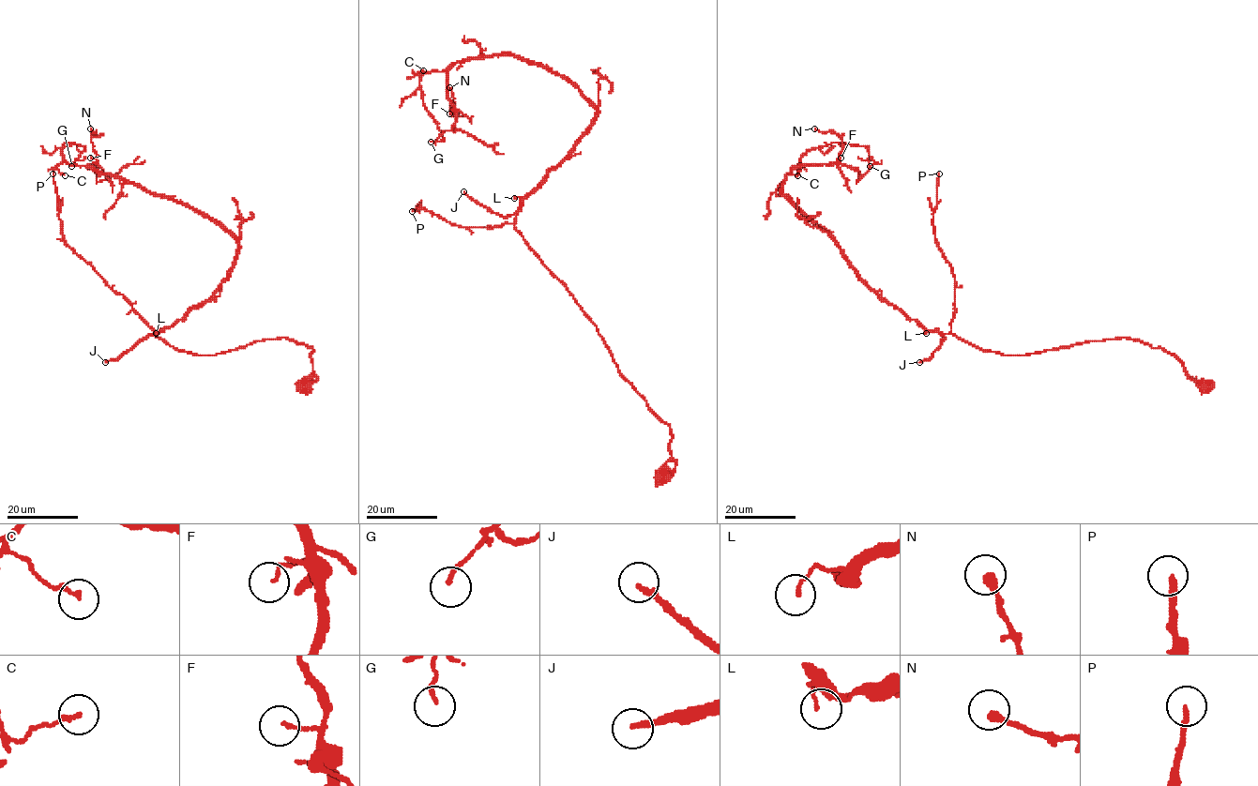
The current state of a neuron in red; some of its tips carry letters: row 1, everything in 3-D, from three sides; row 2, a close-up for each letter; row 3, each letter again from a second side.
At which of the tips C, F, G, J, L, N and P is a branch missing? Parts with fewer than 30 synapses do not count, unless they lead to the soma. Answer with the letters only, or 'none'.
J

